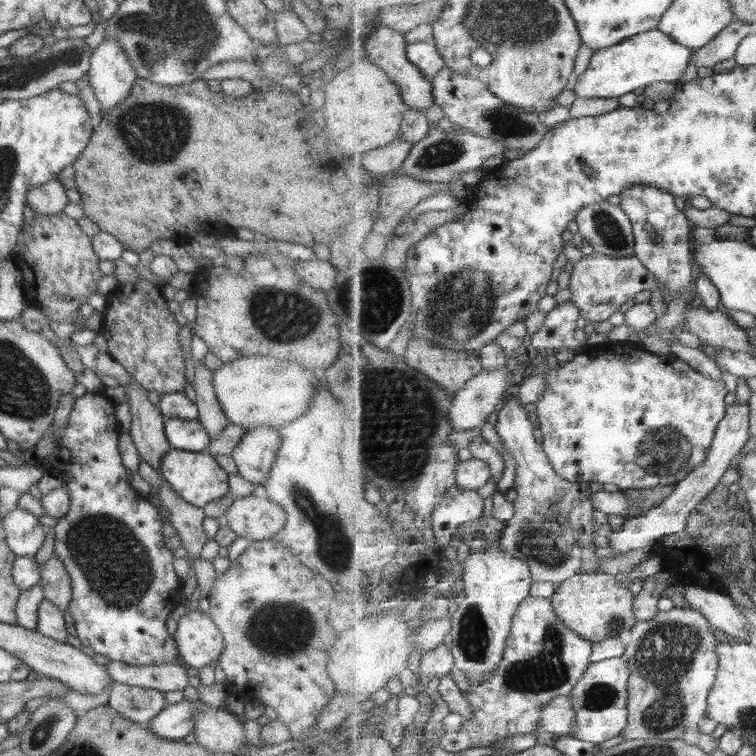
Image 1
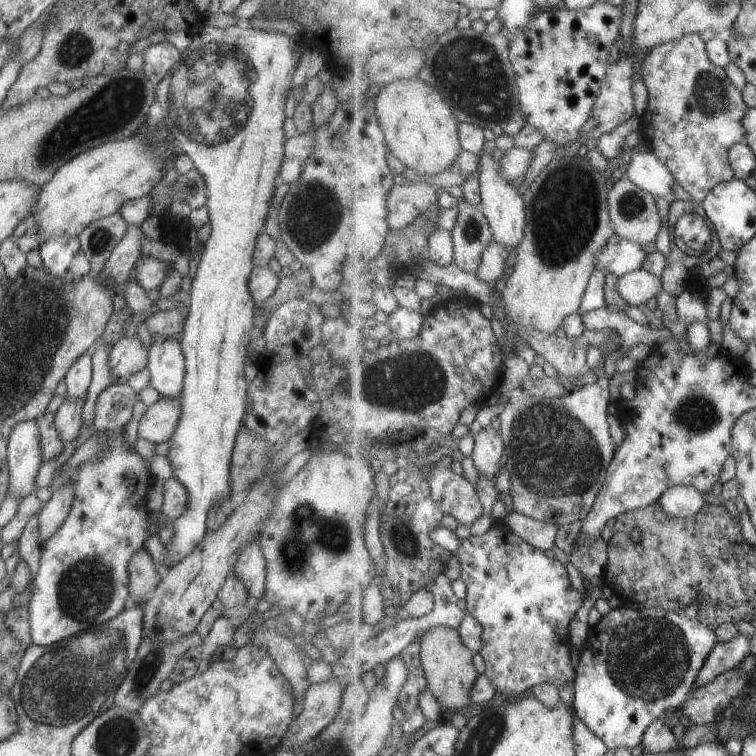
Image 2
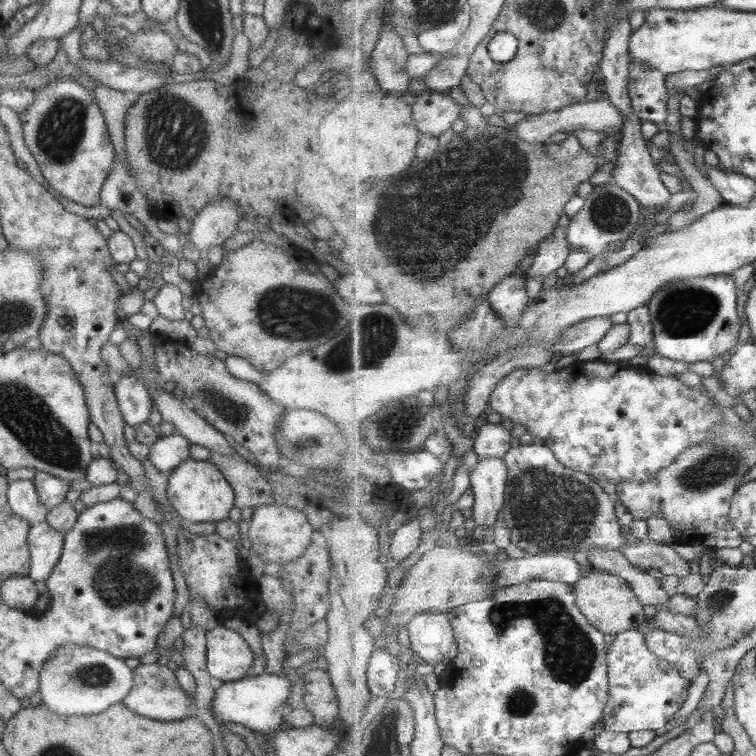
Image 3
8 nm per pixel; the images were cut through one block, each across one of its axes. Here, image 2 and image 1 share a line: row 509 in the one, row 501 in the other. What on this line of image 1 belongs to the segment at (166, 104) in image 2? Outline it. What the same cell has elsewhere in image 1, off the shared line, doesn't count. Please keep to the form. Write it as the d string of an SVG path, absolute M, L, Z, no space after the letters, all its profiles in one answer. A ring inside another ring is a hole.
M171 448L160 462L160 477L191 506L202 508L207 502L228 493L227 472L206 452L188 452Z

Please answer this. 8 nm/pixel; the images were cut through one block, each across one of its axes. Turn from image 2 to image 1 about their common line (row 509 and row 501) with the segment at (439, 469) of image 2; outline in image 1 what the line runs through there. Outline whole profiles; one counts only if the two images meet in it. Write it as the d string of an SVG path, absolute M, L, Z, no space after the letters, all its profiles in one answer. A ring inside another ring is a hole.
M454 487L433 510L433 528L436 540L442 546L456 543L457 528L465 522L483 517L483 496L476 490Z

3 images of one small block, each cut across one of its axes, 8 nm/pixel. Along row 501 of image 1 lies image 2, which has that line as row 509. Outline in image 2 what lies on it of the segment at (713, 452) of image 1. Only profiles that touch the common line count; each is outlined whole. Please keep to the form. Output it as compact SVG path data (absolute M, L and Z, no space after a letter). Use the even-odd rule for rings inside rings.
M673 486L659 498L658 503L671 516L689 518L699 514L707 504L703 493L694 486Z

